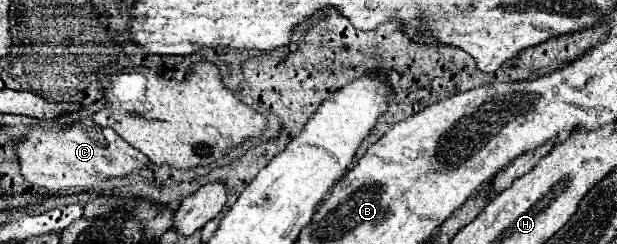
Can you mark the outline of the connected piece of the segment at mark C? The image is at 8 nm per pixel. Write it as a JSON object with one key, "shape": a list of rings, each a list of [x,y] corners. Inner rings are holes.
{"shape":[[[52,122],[52,126],[32,128],[30,136],[16,144],[16,154],[20,158],[24,178],[46,188],[50,194],[84,194],[92,192],[104,180],[150,170],[148,158],[124,142],[114,130],[100,126],[90,128],[86,124],[62,128]]]}

